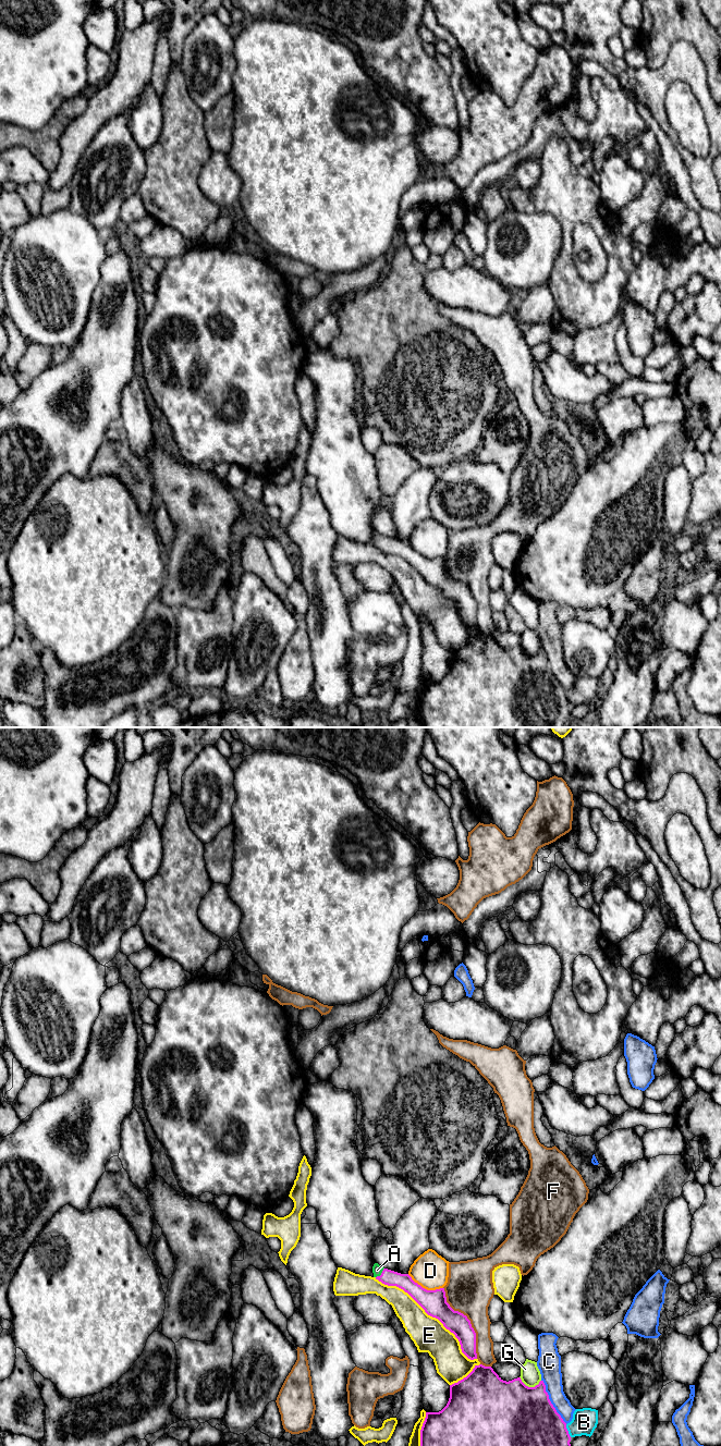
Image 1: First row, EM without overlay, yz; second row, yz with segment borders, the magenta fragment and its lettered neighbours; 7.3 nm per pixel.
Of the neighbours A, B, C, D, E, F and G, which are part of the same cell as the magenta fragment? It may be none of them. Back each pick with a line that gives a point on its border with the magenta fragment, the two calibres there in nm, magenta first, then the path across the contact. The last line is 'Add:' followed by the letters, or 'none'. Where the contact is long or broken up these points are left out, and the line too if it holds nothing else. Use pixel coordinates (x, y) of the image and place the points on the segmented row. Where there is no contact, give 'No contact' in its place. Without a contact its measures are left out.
A: Touches magenta at yz (381, 1273). Thickness 120 nm (magenta) against 80 nm. Path across: yz (389, 1277), (381, 1273), (377, 1270)
Add: A

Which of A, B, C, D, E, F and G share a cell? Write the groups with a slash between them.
A / B / C / D / E / F / G

